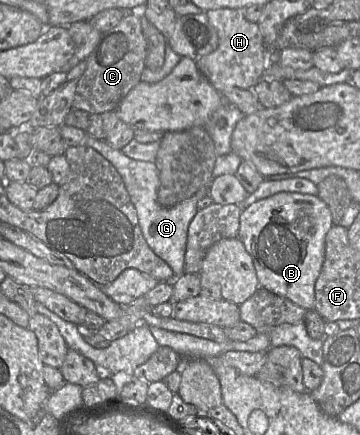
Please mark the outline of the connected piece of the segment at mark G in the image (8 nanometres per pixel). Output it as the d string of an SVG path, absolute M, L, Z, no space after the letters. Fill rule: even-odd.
M86 134L86 145L103 155L116 168L134 204L139 225L149 247L172 268L175 276L184 273L185 252L189 224L198 212L198 201L209 194L208 187L202 187L194 196L171 208L162 207L157 198L159 187L158 170L154 162L140 161L126 156L121 150L112 148L105 140Z

